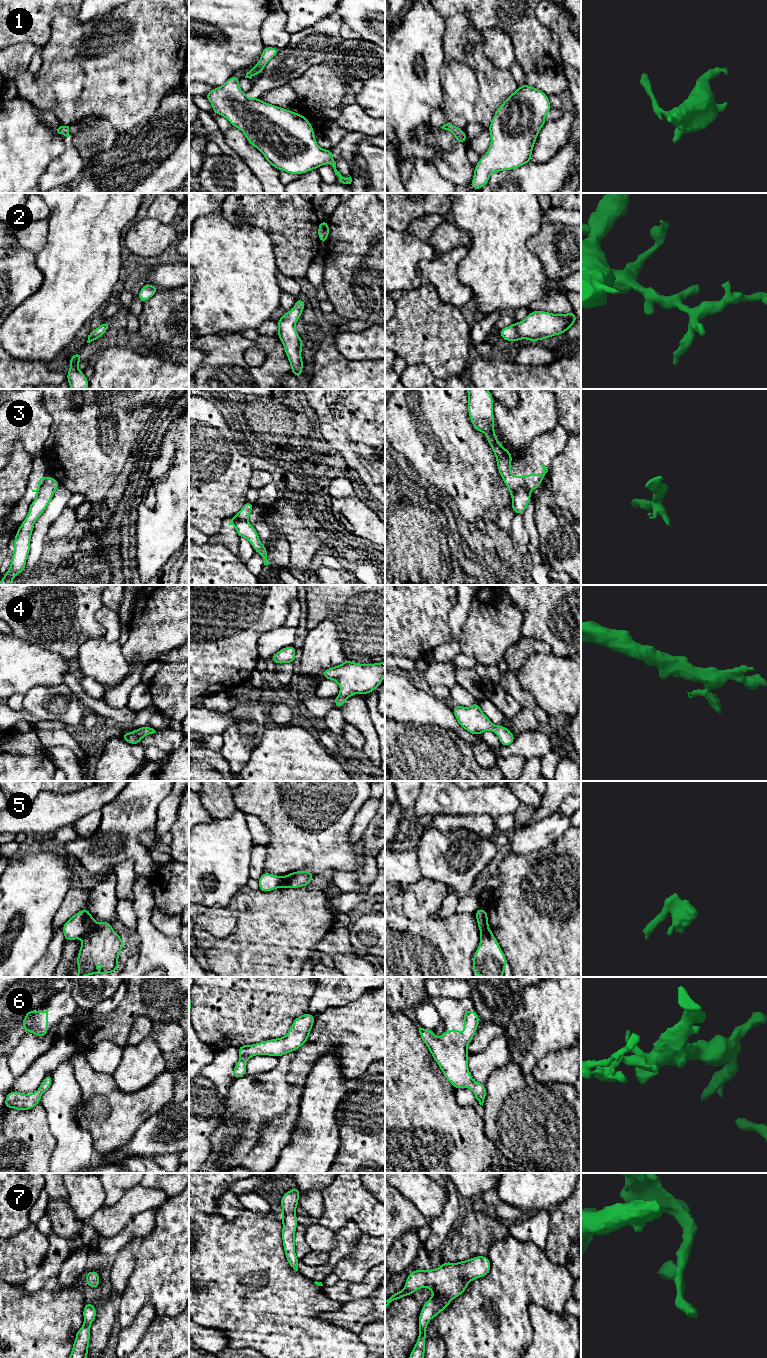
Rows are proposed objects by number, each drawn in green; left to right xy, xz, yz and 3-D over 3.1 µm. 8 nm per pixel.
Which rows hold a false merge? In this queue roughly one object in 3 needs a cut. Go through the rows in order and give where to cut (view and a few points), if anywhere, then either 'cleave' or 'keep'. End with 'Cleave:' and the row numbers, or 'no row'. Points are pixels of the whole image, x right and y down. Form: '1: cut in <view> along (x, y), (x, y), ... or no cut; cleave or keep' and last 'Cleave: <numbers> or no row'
1: no cut; keep
2: no cut; keep
3: cut in yz along (529, 491), (519, 488), (512, 497); cleave
4: no cut; keep
5: cut in xy along (96, 922), (81, 938); cleave
6: no cut; keep
7: no cut; keep
Cleave: 3, 5

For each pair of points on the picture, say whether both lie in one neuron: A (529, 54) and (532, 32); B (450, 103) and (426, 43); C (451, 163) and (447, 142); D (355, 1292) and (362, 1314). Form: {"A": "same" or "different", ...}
{"A": "same", "B": "different", "C": "different", "D": "different"}

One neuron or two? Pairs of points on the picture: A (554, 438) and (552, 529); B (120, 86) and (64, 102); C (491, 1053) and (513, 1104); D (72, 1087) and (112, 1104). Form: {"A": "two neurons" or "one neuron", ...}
{"A": "one neuron", "B": "one neuron", "C": "two neurons", "D": "two neurons"}

